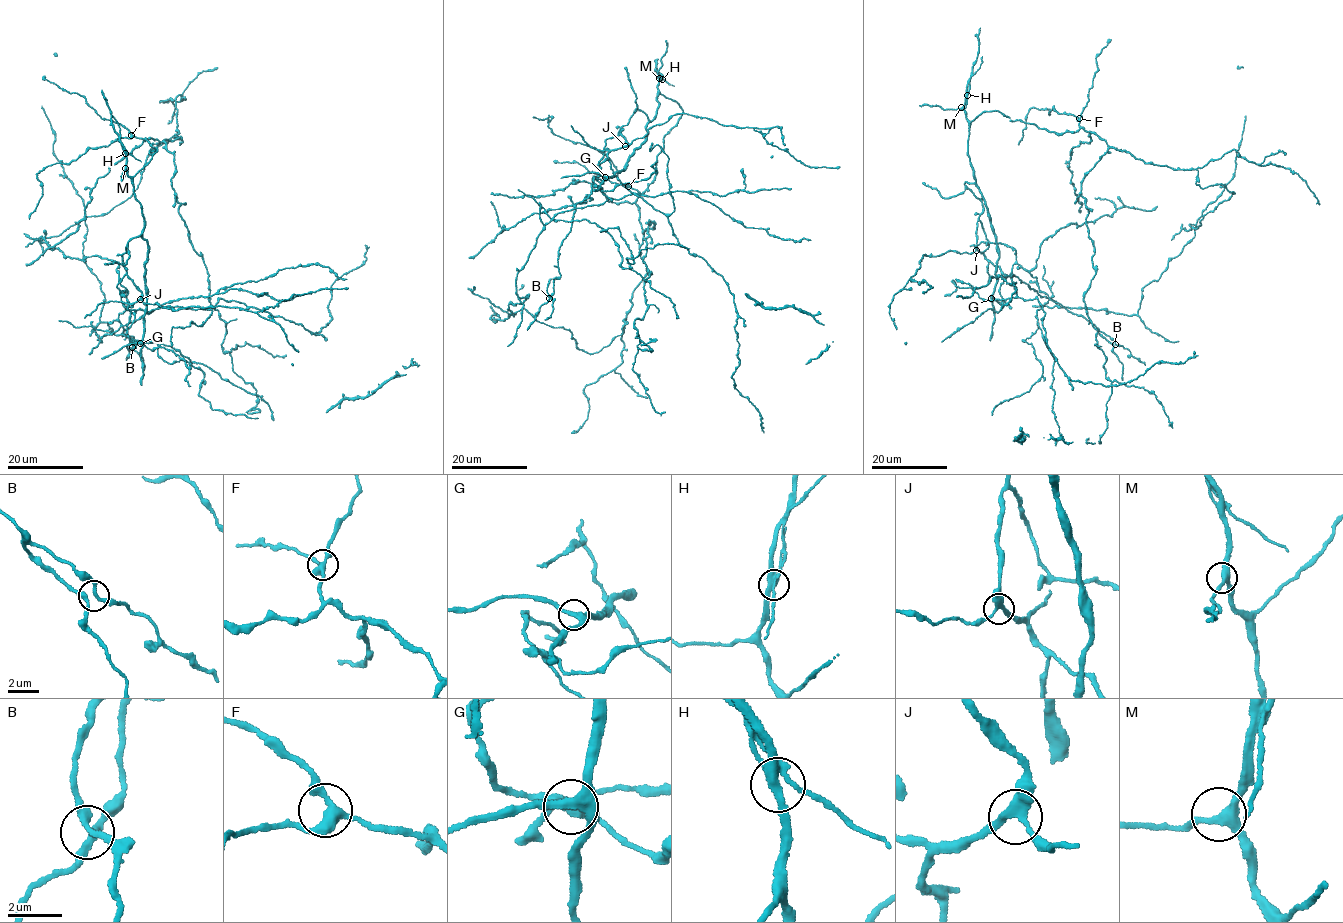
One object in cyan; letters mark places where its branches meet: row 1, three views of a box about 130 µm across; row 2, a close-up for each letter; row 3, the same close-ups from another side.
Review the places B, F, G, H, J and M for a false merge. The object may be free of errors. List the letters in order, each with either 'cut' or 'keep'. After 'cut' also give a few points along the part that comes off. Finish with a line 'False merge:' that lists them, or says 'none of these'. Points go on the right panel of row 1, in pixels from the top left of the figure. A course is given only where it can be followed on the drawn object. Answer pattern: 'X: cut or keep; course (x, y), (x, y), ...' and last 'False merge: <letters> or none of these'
B: keep
F: keep
G: keep
H: cut; course (967, 94), (969, 77), (980, 66), (982, 56)
J: keep
M: keep
False merge: H

